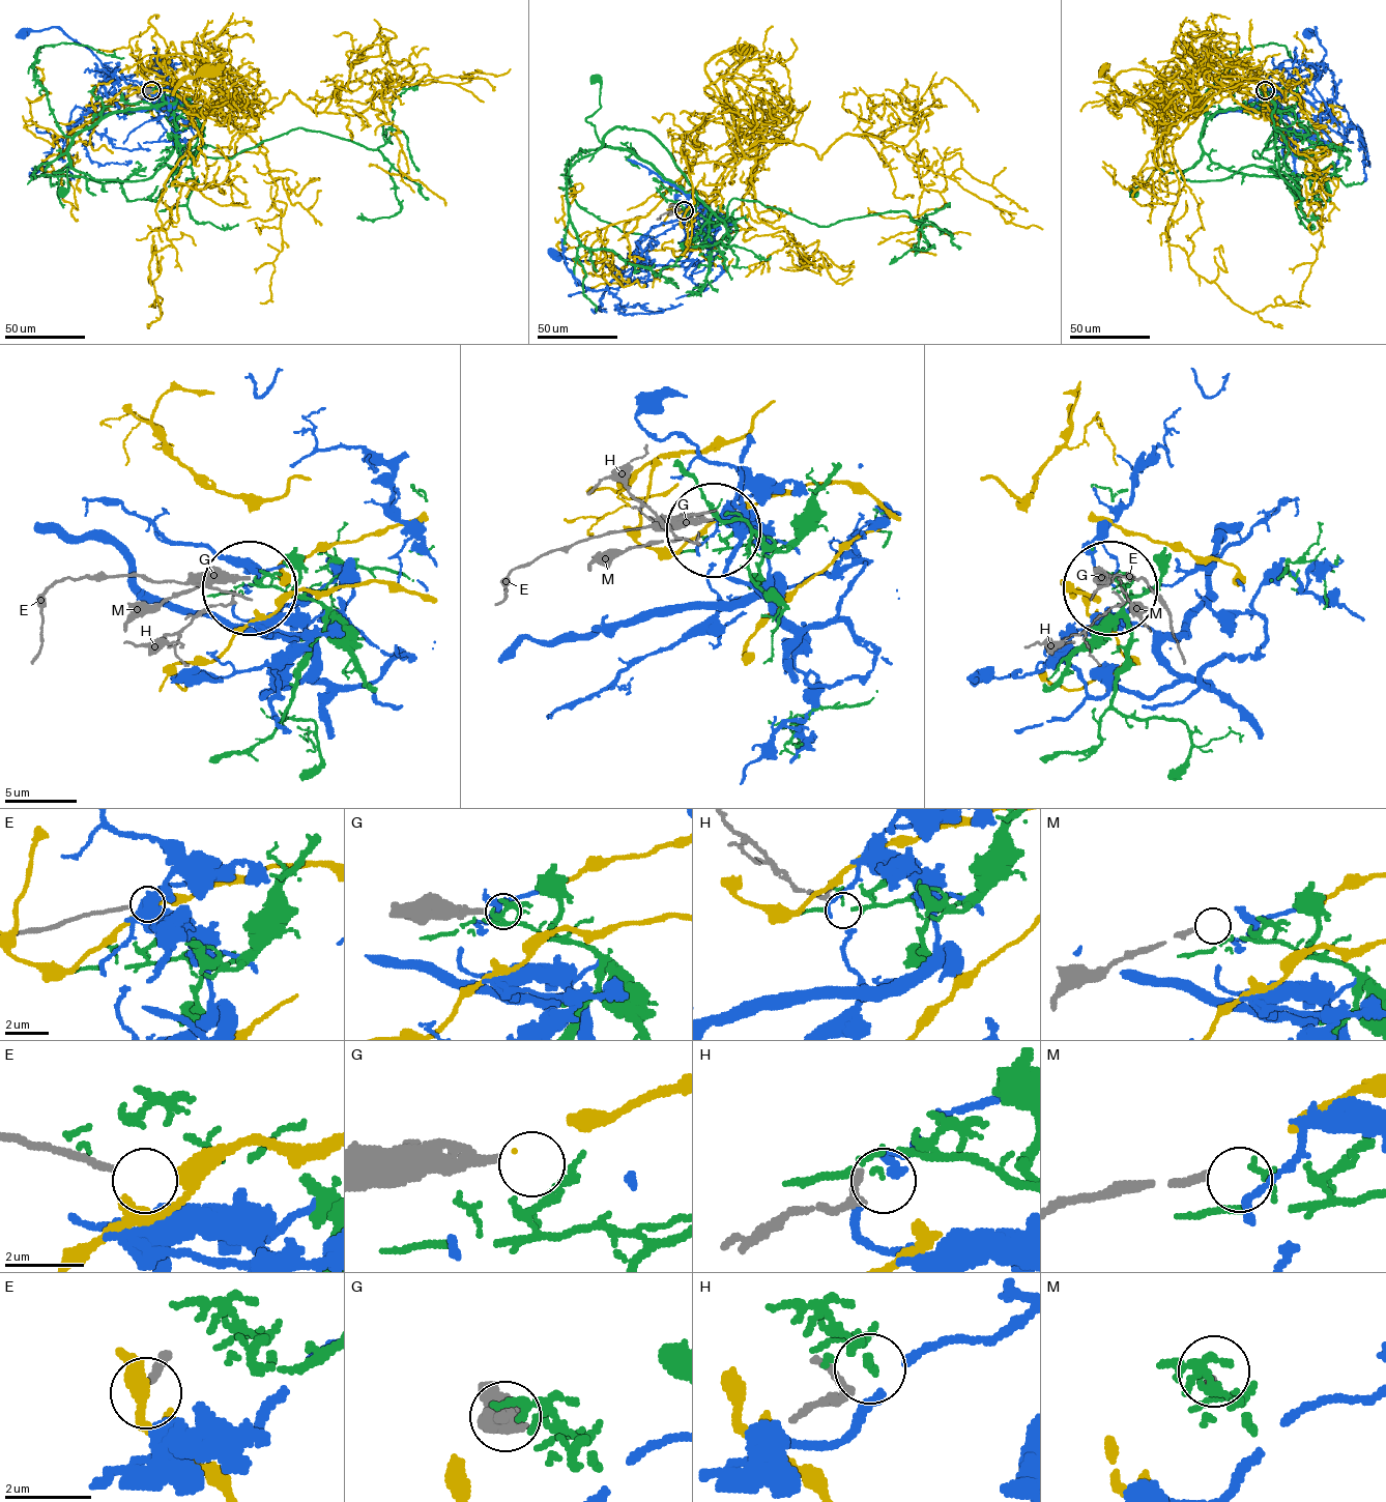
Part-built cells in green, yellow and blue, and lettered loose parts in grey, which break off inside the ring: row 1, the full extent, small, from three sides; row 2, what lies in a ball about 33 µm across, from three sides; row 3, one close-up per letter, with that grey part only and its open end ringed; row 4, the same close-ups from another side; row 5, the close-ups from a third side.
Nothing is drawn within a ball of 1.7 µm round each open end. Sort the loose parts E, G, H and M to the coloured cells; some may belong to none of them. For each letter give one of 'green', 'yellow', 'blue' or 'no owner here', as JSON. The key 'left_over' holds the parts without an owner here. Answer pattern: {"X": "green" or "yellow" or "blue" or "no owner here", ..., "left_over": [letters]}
{"E": "yellow", "G": "no owner here", "H": "no owner here", "M": "no owner here", "left_over": ["G", "H", "M"]}

